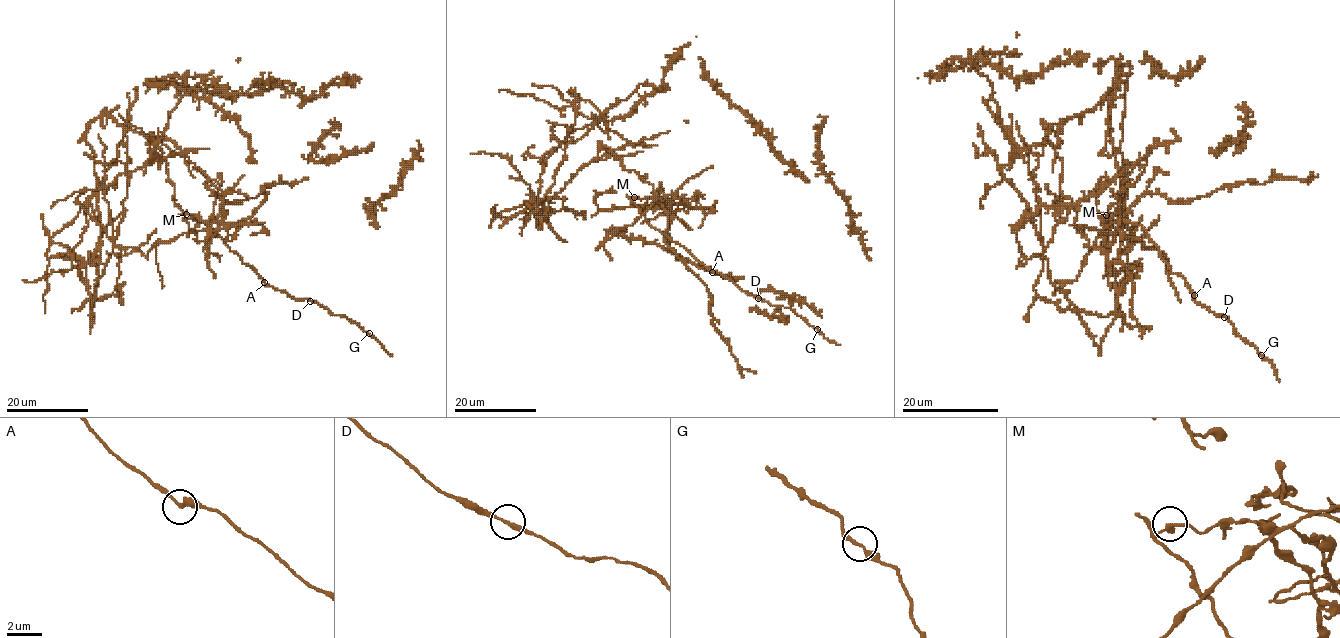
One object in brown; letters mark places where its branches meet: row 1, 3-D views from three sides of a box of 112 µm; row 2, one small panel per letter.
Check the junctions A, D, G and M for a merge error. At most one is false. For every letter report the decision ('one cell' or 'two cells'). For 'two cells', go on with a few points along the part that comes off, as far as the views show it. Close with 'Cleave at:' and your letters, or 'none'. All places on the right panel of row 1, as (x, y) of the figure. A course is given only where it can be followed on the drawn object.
A: one cell
D: one cell
G: one cell
M: two cells
Cleave at: M

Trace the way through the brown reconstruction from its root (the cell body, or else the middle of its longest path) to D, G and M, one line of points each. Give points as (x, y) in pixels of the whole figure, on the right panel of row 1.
D: (1029, 150), (1052, 128), (1060, 192), (1089, 247), (1106, 250), (1107, 215), (1140, 224), (1193, 298), (1224, 317)
G: (1029, 150), (1052, 128), (1060, 192), (1089, 247), (1106, 250), (1107, 215), (1140, 224), (1193, 298), (1262, 354)
M: (1029, 150), (1052, 128), (1045, 134), (1062, 161), (1060, 192), (1089, 247), (1106, 250), (1106, 215)

